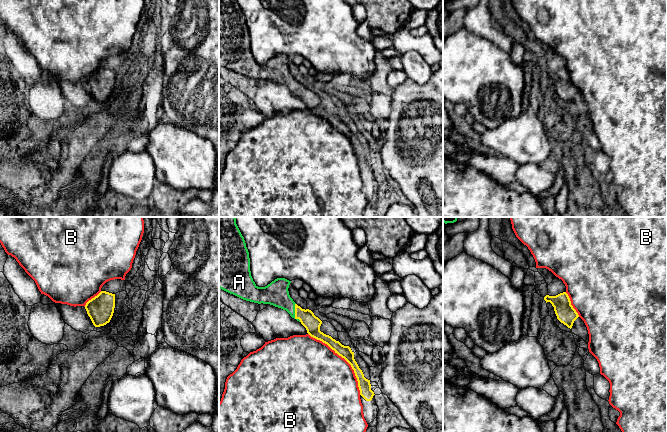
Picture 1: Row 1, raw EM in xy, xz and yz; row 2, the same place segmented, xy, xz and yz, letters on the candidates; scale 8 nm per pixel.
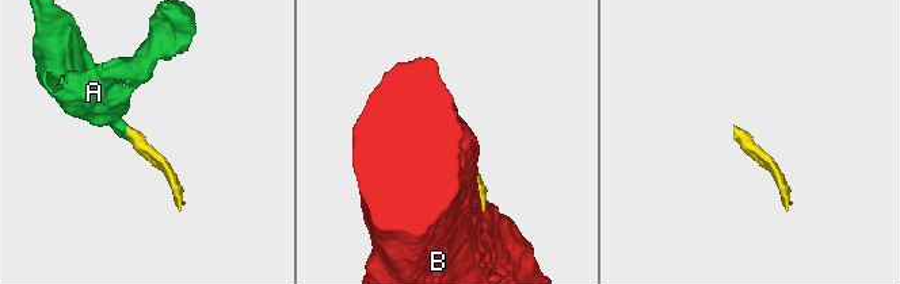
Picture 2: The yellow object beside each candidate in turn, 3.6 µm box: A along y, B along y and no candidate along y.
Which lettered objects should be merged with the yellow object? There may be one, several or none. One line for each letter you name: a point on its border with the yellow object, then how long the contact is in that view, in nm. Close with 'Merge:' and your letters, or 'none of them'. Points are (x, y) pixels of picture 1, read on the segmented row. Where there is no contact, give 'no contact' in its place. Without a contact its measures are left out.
A: contact xz (295, 313); length 160 nm
Merge: A

